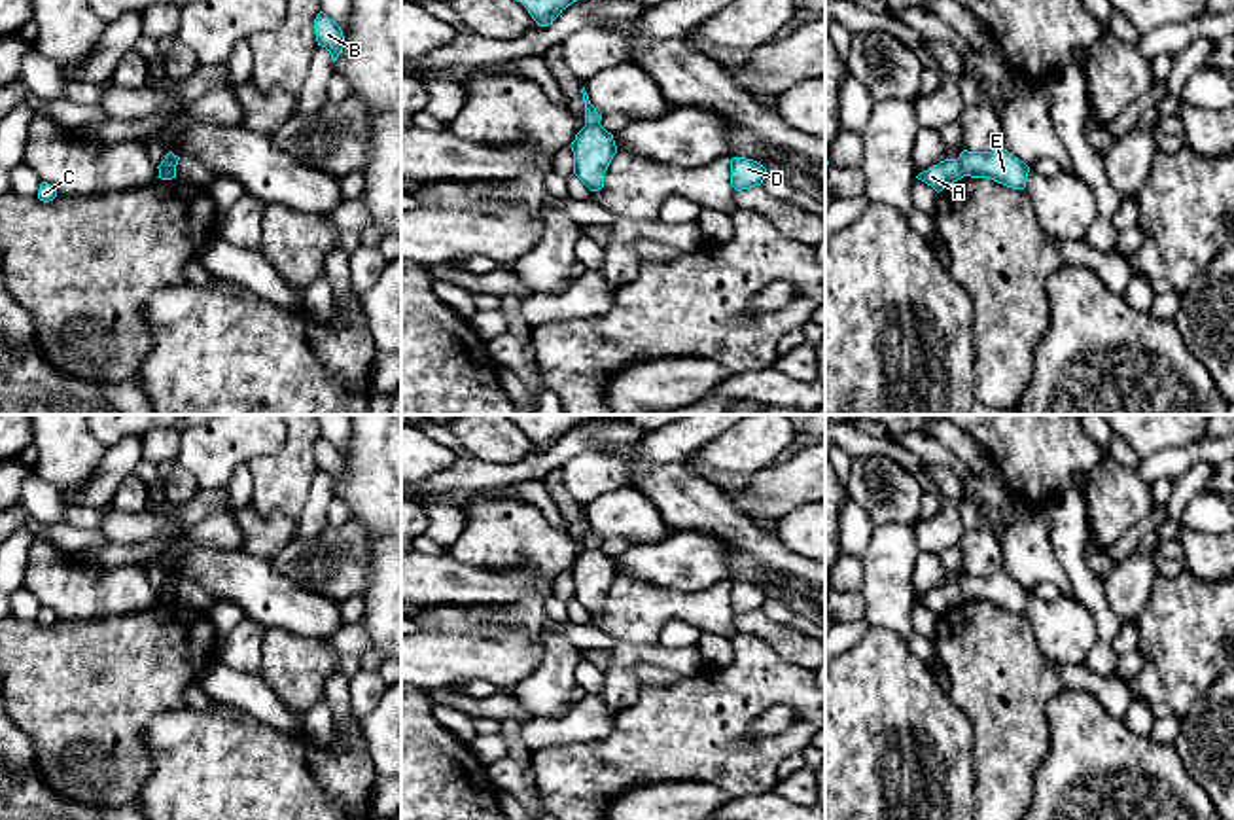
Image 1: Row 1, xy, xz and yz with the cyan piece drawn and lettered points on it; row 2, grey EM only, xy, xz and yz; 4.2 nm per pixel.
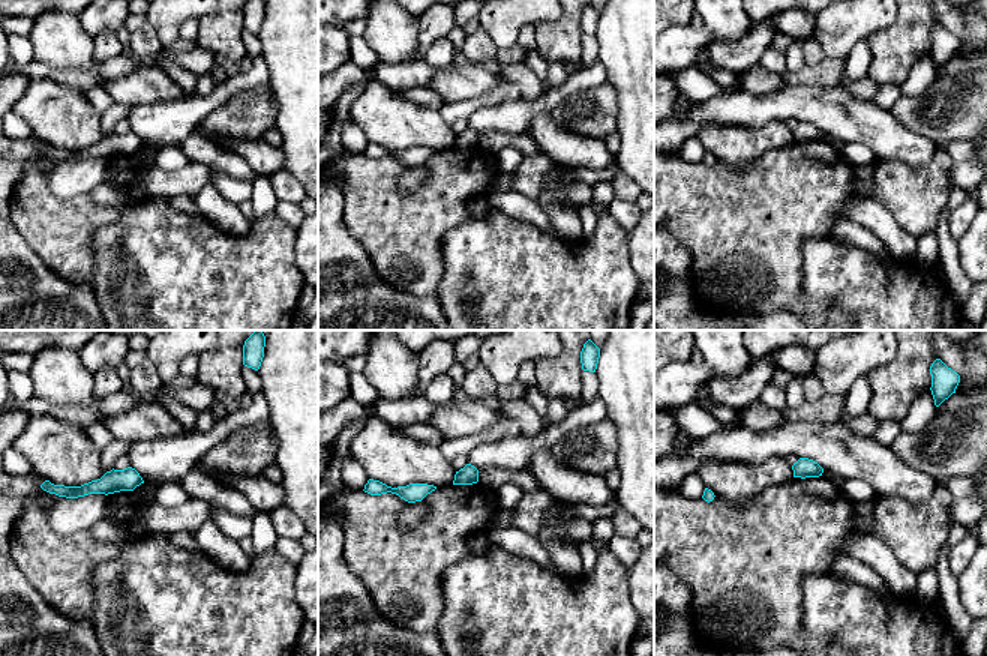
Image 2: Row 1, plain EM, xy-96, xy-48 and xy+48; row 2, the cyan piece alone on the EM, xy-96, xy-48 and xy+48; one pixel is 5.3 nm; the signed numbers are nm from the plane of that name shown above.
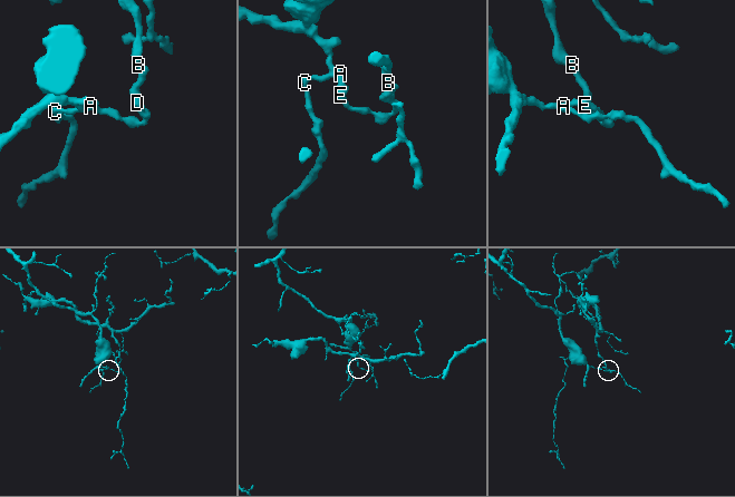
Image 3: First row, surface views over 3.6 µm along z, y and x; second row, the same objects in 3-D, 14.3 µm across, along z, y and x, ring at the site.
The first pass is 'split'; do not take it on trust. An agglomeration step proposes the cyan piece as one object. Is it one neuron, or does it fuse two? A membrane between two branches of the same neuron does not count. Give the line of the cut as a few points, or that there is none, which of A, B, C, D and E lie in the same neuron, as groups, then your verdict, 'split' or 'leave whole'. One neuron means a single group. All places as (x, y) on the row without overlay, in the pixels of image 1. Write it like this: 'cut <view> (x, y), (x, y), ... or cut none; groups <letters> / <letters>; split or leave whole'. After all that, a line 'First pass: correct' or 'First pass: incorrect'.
cut yz (956, 584), (964, 599); groups A C / B D E; split
First pass: correct

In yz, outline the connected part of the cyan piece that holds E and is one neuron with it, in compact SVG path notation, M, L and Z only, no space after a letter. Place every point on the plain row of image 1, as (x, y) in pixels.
M1003 570L992 576L967 576L958 581L963 600L990 602L1013 614L1024 614L1030 591Z

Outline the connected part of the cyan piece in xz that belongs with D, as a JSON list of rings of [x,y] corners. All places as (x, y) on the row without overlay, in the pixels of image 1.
[[[746,581],[731,583],[731,610],[736,615],[761,610],[767,598],[768,598],[767,593],[753,583]]]

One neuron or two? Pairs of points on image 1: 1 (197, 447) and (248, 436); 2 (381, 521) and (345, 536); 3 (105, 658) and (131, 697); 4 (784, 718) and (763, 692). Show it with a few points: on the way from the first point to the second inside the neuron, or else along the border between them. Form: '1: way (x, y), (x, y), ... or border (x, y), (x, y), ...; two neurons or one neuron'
1: way (211, 447), (235, 436); one neuron
2: border (351, 517), (368, 534), (370, 570); two neurons
3: way (105, 667), (122, 688); one neuron
4: border (799, 714), (780, 733), (750, 741), (744, 737); two neurons

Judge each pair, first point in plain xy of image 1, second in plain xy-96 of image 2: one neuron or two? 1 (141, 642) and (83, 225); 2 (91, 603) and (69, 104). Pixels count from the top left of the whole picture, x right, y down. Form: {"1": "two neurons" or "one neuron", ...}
{"1": "one neuron", "2": "one neuron"}

